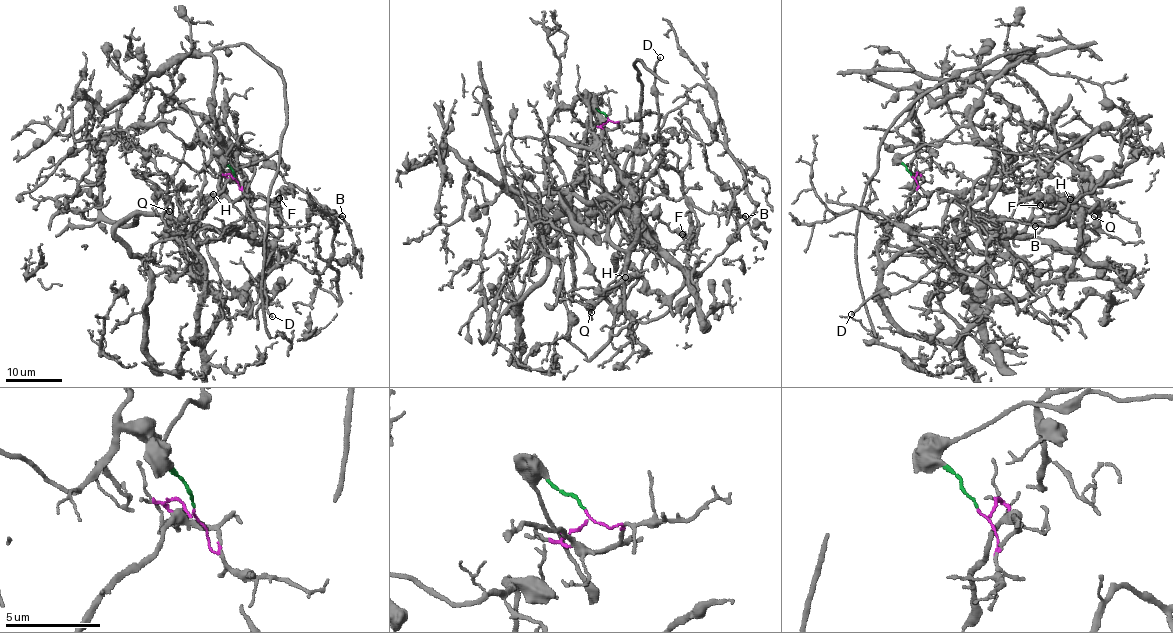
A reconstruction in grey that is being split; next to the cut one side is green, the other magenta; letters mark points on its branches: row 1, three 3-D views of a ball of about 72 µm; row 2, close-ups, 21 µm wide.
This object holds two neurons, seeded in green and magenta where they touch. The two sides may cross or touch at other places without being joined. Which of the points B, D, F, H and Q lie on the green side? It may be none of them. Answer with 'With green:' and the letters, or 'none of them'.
With green: B, D

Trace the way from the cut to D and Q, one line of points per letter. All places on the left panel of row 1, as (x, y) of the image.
D: (234, 176), (237, 140), (254, 162), (224, 148), (220, 191), (274, 238), (273, 316)
Q: (234, 177), (226, 176), (189, 232), (203, 265), (192, 340), (201, 341), (221, 304), (170, 236), (169, 212)

